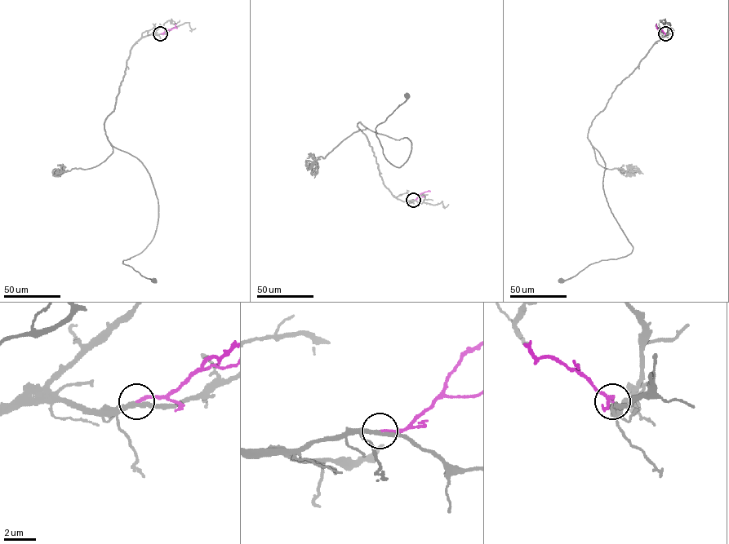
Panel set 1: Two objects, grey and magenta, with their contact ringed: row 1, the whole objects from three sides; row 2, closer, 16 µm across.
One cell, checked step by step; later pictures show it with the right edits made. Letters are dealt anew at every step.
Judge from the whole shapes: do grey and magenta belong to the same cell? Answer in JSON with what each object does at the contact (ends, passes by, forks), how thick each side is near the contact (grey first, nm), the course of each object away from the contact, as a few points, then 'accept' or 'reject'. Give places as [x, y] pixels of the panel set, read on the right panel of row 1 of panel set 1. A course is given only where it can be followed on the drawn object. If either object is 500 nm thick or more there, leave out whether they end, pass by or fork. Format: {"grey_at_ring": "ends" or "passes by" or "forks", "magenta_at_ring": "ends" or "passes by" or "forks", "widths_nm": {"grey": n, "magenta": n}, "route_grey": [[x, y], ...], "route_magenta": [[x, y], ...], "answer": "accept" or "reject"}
{"grey_at_ring": "passes by", "magenta_at_ring": "ends", "widths_nm": {"grey": 240, "magenta": 190}, "route_grey": [[665, 33], [616, 86], [588, 134], [605, 163], [603, 188], [608, 205], [632, 251], [592, 263], [561, 280]], "route_magenta": [[665, 33], [655, 24]], "answer": "accept"}

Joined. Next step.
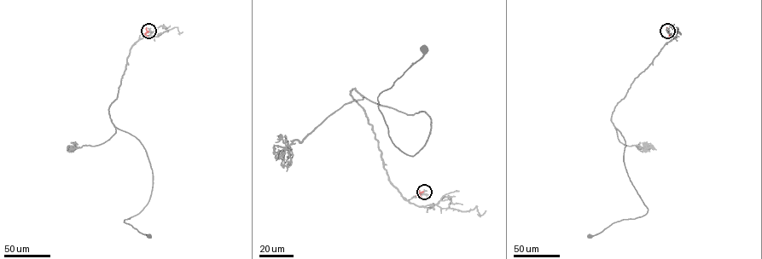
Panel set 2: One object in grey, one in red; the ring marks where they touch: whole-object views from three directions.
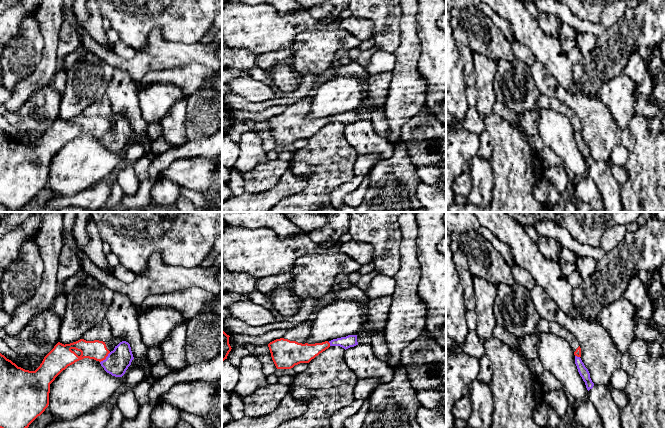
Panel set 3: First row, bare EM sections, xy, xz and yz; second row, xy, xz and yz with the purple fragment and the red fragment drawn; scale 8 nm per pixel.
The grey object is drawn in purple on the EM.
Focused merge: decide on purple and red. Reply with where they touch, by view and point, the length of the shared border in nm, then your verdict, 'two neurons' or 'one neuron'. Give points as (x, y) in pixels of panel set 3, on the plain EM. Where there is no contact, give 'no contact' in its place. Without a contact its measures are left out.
meets purple in xy at (106, 134); contact 120 nm long; two neurons

